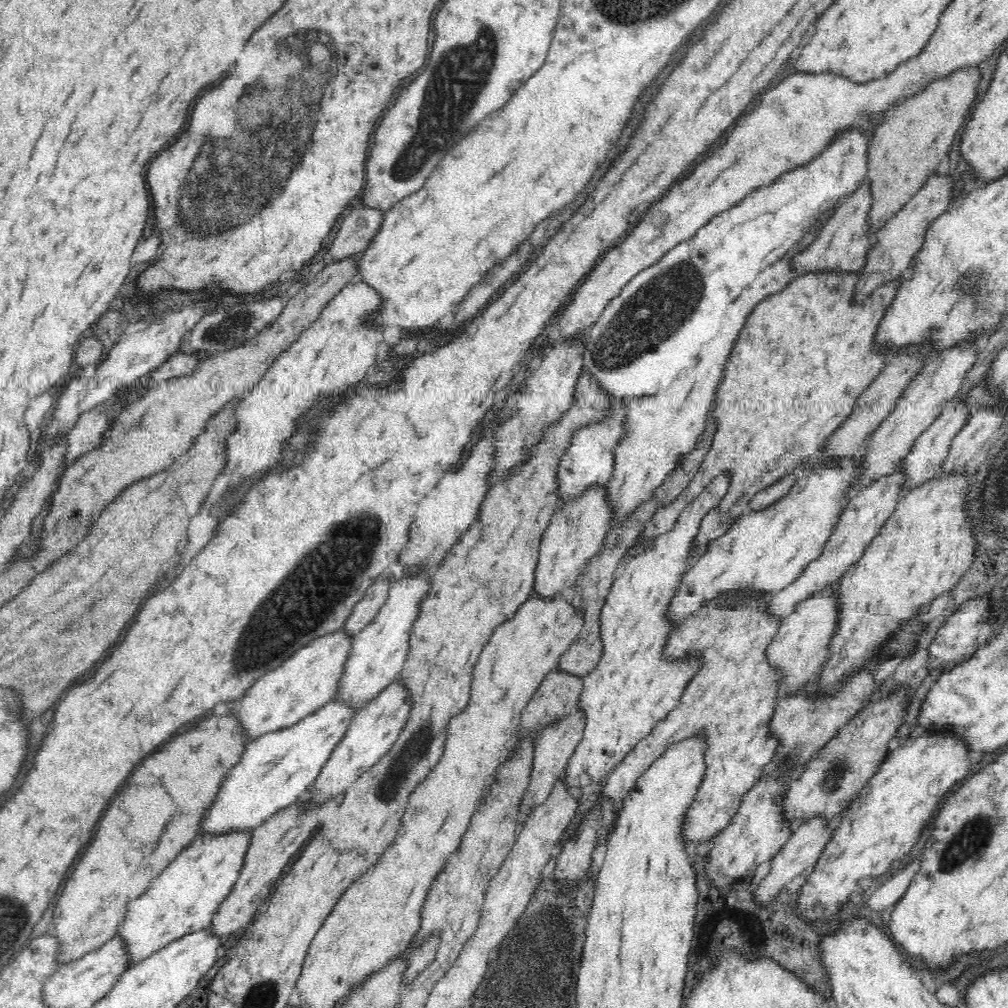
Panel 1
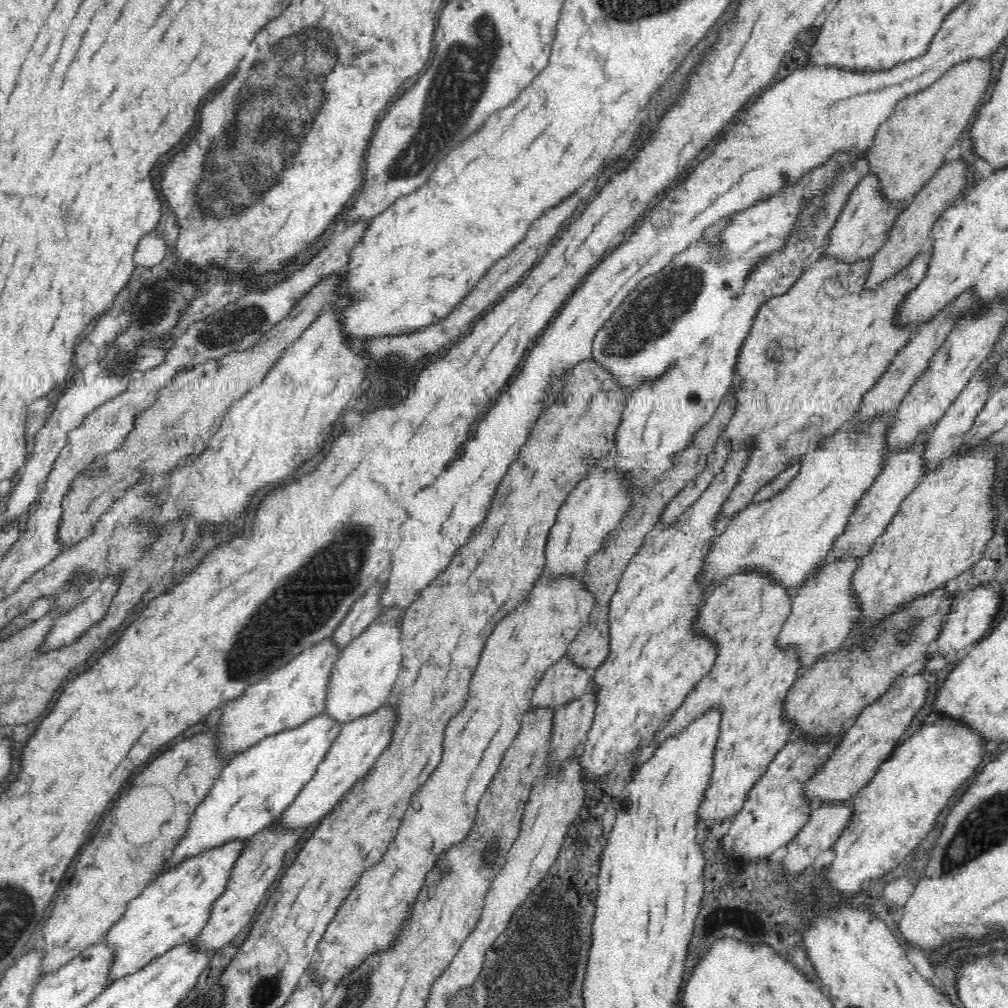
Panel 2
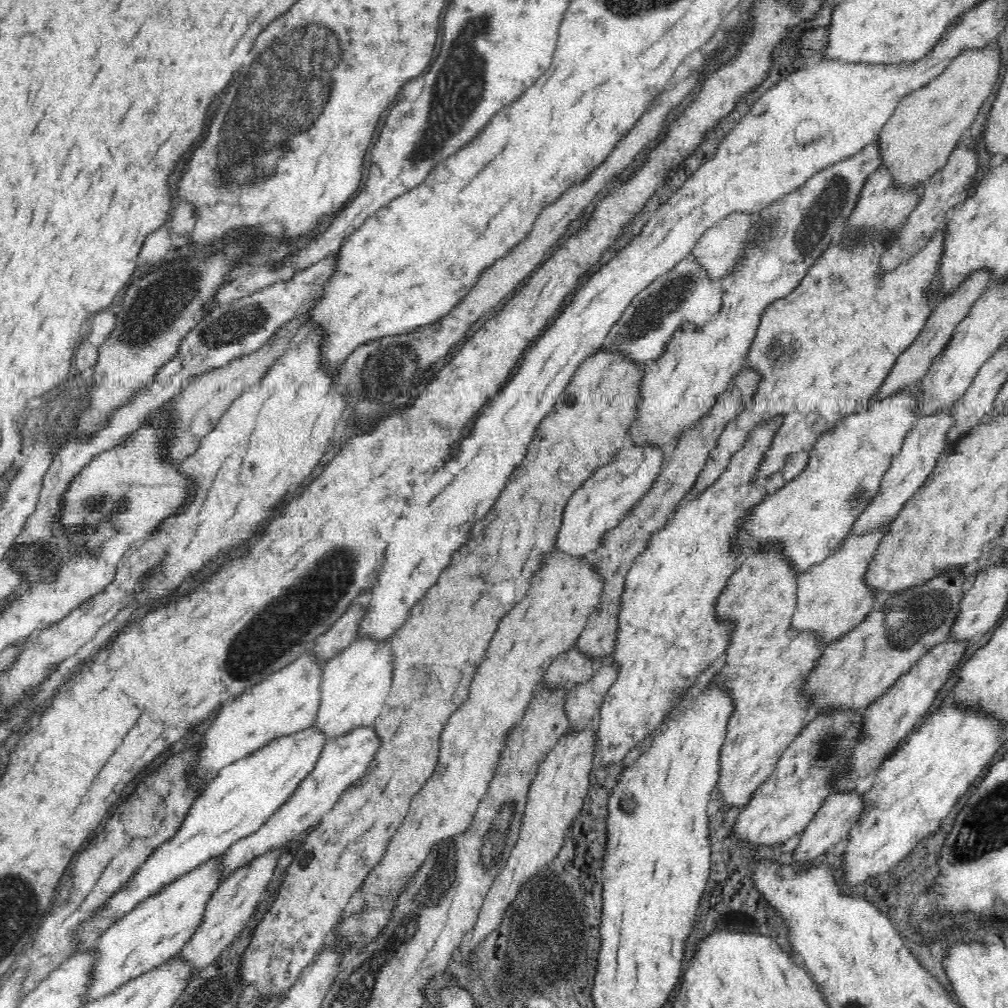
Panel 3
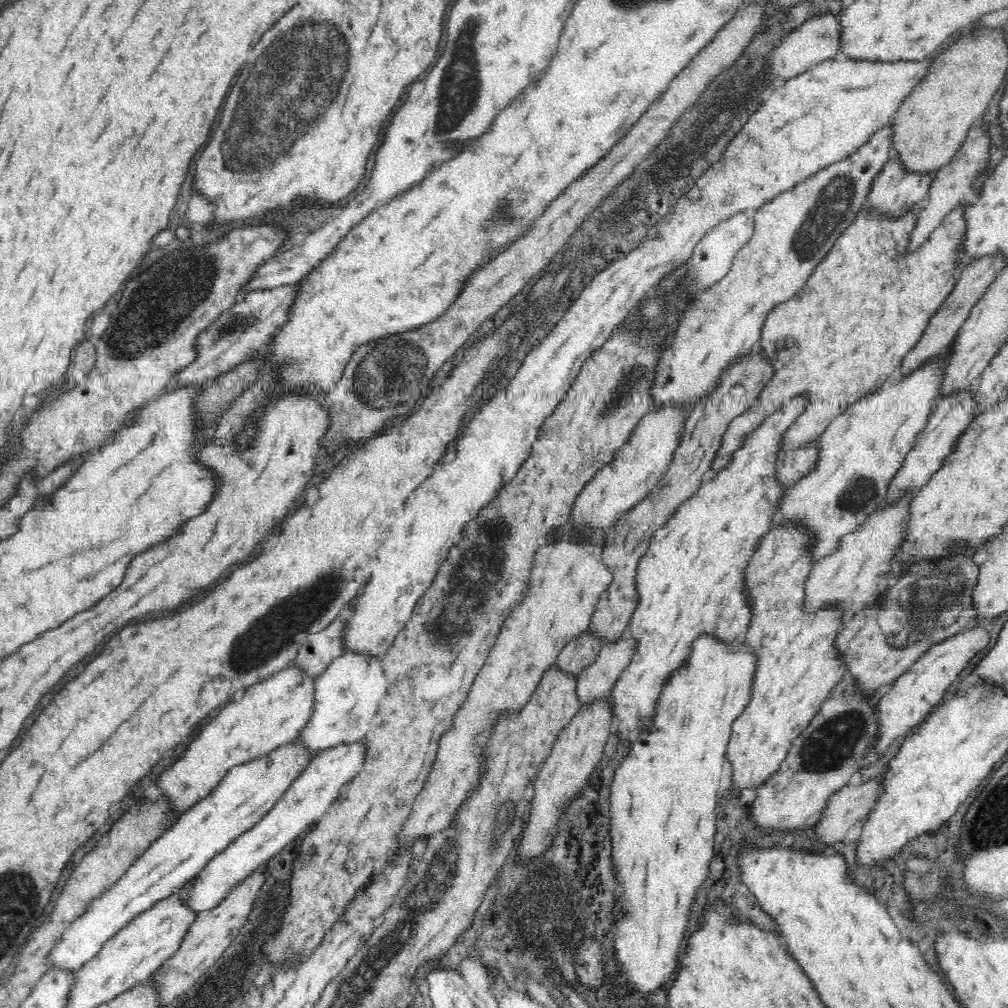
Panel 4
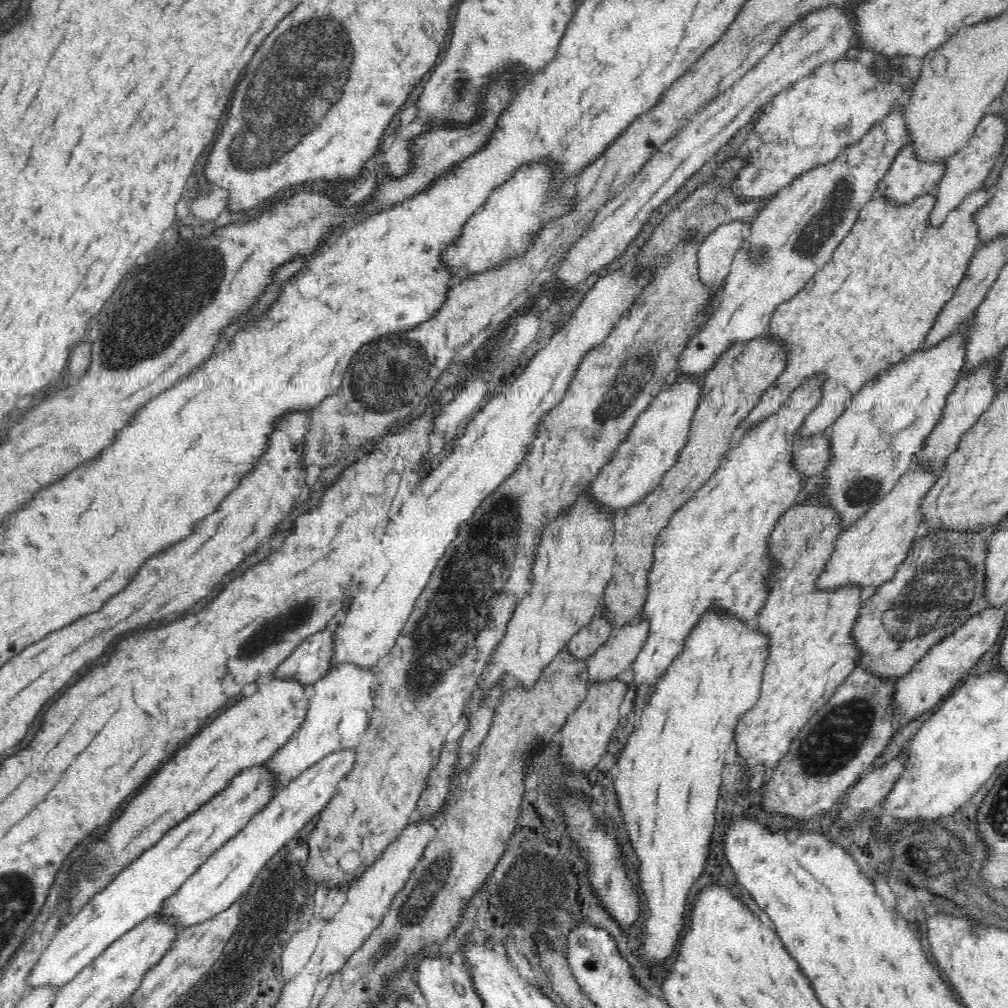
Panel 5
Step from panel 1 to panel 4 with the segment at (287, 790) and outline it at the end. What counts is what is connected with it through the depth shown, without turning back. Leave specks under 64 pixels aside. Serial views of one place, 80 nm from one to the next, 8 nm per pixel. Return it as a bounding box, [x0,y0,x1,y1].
[52,735,312,969]

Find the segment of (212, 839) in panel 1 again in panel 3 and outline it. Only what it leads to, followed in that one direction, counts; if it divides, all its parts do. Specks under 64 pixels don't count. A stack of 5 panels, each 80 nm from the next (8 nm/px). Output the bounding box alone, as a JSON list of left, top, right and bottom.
[84,854,223,1002]

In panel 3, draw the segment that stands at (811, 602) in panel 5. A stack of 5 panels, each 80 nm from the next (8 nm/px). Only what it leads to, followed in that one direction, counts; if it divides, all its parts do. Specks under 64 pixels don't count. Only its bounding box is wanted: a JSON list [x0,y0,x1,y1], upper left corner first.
[711,547,821,814]

